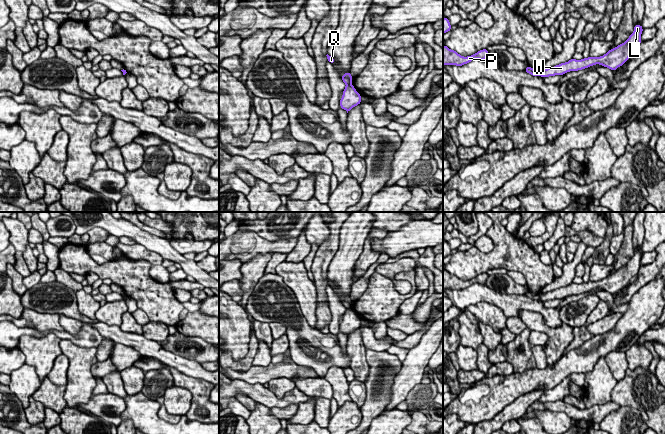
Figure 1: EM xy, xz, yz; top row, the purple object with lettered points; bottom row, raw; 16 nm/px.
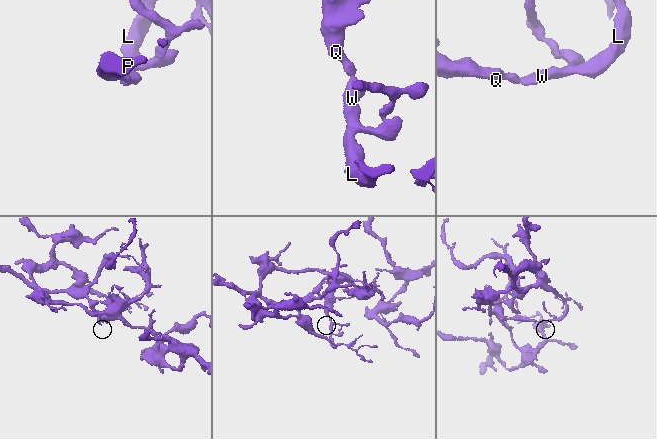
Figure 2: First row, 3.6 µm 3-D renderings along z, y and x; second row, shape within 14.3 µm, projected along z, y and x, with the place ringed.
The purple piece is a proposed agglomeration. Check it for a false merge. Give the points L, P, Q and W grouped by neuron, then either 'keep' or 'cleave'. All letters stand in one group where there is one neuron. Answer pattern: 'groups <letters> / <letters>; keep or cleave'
groups L W / P Q; cleave

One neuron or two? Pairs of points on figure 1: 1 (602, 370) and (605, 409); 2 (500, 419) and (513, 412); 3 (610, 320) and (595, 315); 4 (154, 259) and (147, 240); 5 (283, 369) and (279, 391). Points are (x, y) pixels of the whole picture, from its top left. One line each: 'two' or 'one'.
1: two
2: one
3: two
4: two
5: two

